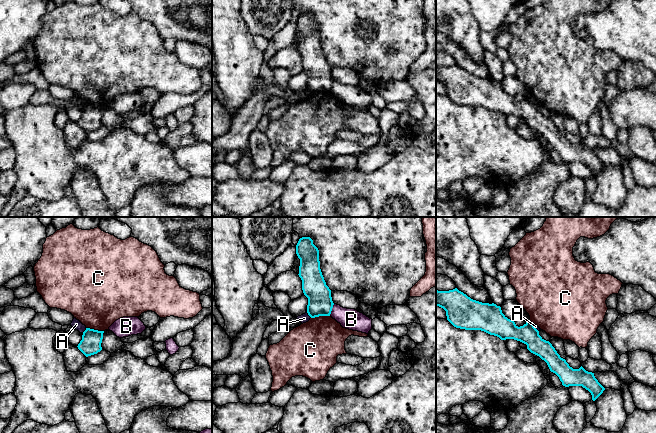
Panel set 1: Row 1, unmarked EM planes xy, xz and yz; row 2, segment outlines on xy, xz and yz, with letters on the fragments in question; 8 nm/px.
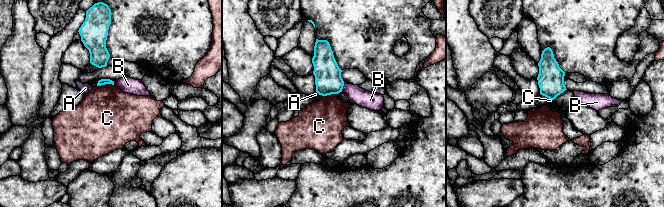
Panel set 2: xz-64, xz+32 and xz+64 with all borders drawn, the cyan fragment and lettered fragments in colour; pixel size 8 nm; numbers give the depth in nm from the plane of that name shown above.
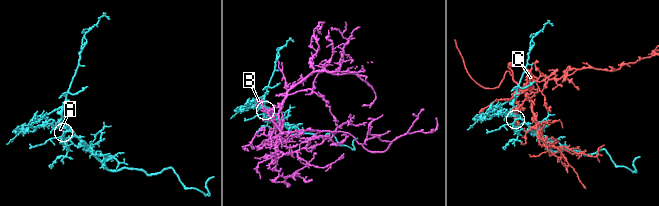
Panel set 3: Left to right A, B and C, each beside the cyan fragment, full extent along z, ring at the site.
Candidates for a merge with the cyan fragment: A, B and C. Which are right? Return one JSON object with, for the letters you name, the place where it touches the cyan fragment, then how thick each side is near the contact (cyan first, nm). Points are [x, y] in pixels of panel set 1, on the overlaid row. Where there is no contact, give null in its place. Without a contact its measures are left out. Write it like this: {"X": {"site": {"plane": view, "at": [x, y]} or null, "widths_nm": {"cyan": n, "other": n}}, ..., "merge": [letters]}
{"merge": []}

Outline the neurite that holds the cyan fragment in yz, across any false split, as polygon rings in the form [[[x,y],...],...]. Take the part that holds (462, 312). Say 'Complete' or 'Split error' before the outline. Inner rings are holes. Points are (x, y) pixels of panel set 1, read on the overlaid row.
Complete. [[[457,288],[436,290],[436,306],[446,311],[447,320],[456,328],[481,330],[501,340],[514,339],[526,344],[531,353],[547,363],[563,386],[582,386],[591,393],[593,401],[605,390],[594,373],[586,371],[582,366],[579,369],[570,367],[552,344],[539,335],[531,321],[518,327],[502,313],[500,306],[473,300]]]

